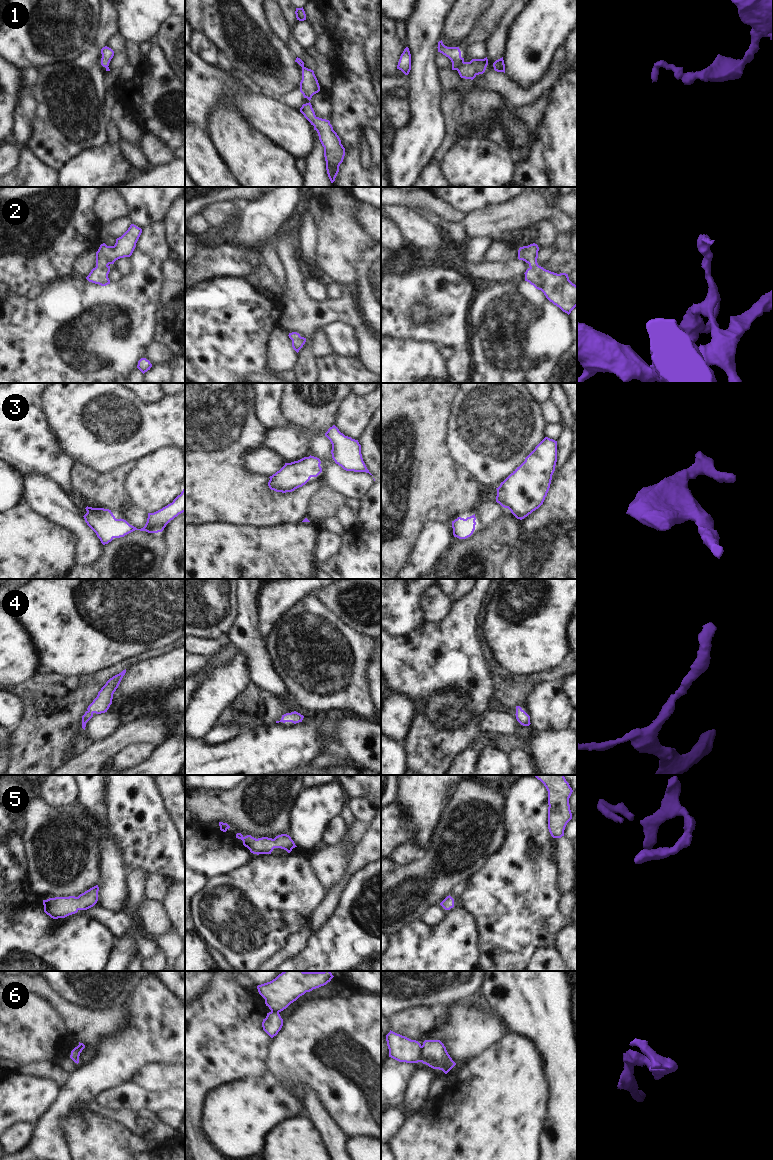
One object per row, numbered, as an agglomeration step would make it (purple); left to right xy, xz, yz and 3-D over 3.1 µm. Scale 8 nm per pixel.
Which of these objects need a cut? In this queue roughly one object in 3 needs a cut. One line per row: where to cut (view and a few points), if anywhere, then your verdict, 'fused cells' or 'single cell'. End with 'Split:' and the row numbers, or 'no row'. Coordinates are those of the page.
1: yz (463, 60), (456, 69) | fused cells
2: no cut | single cell
3: no cut | single cell
4: no cut | single cell
5: no cut | single cell
6: yz (422, 1046), (420, 1061) | fused cells
Split: 1, 6

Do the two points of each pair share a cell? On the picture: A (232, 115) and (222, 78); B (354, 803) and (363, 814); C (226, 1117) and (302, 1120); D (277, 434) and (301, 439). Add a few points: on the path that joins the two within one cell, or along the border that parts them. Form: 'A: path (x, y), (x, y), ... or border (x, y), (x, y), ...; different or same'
A: border (240, 92), (229, 90), (227, 96), (211, 113); different
B: path (357, 806), (361, 811); same
C: border (304, 1111), (282, 1120), (268, 1134); different
D: path (283, 439), (295, 439); same

